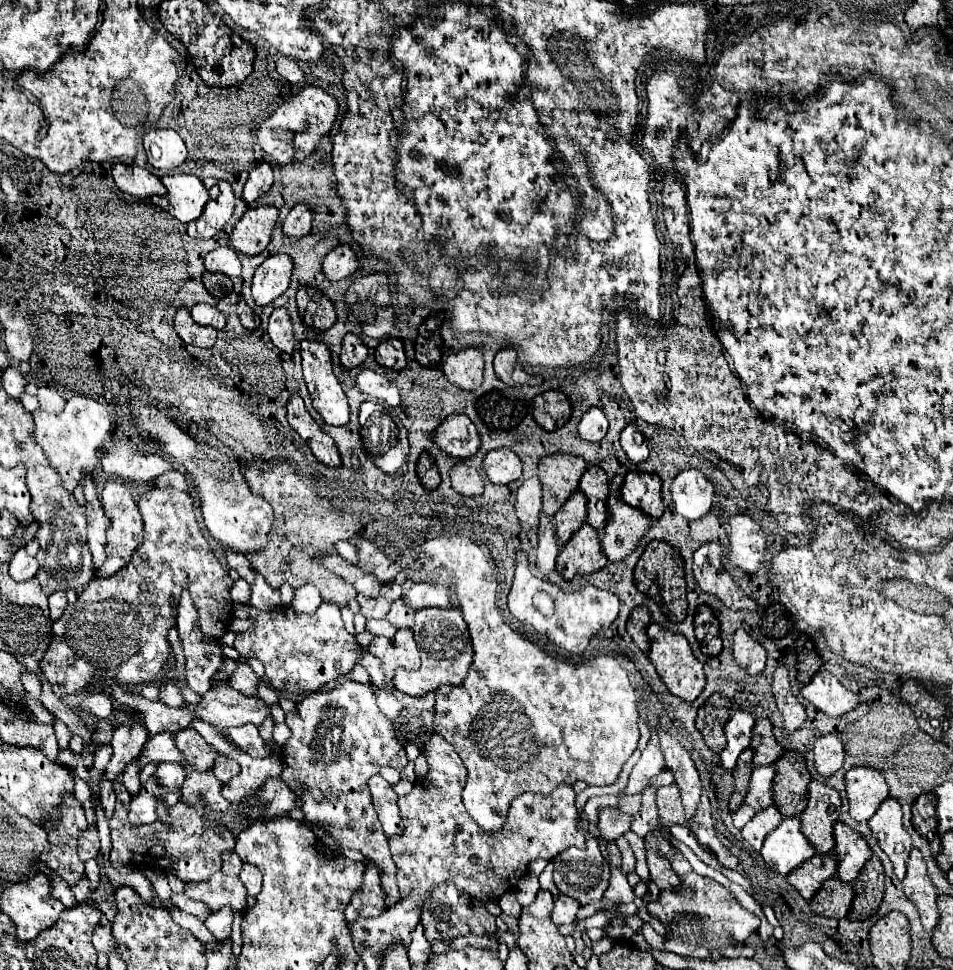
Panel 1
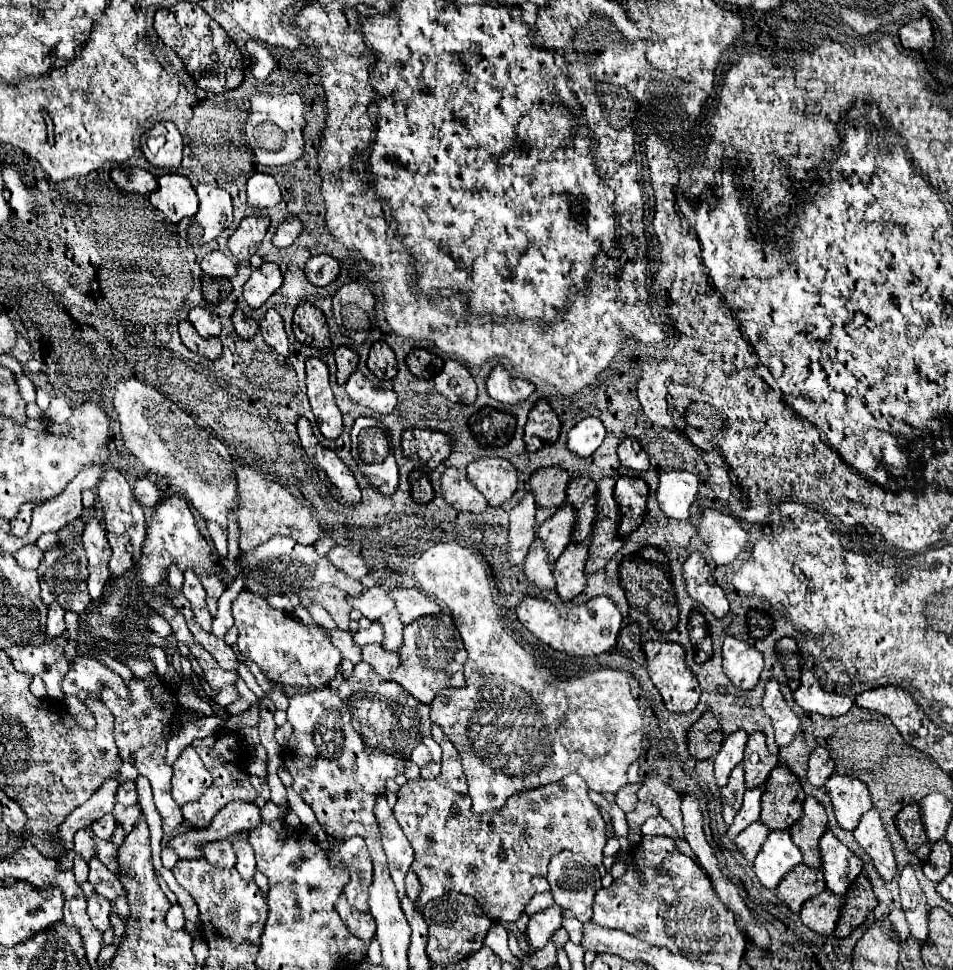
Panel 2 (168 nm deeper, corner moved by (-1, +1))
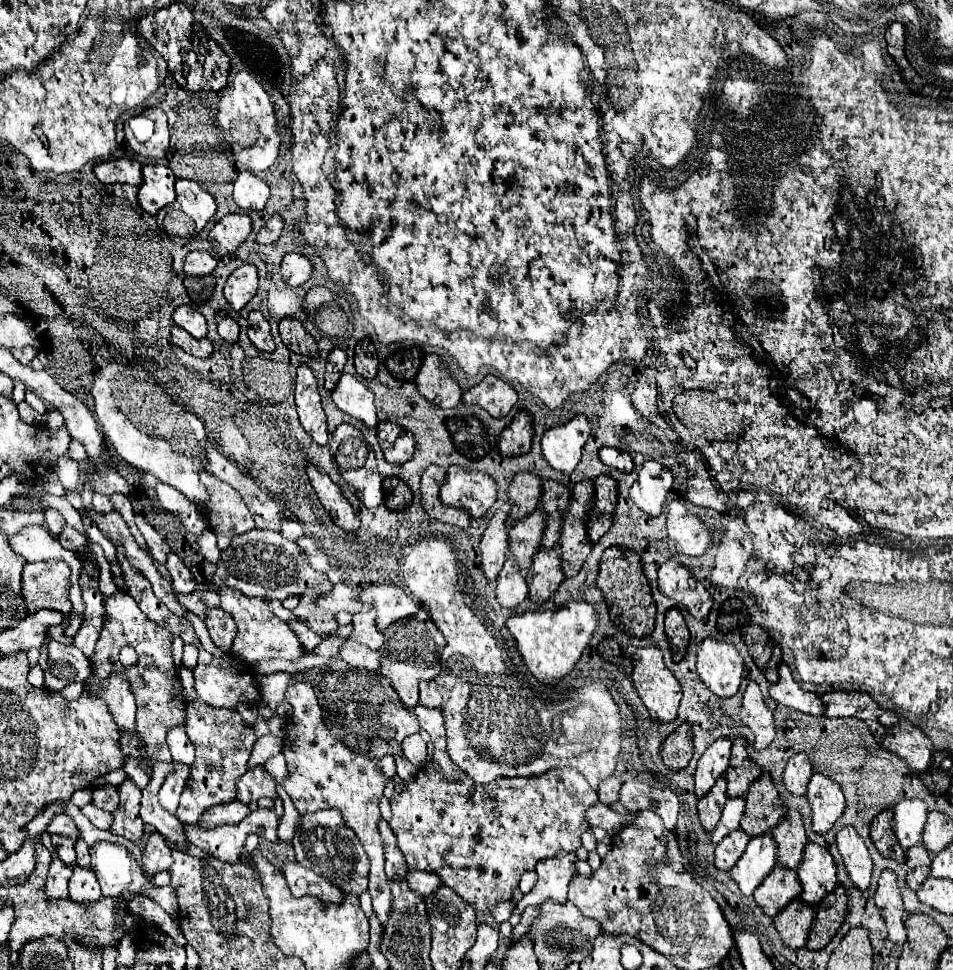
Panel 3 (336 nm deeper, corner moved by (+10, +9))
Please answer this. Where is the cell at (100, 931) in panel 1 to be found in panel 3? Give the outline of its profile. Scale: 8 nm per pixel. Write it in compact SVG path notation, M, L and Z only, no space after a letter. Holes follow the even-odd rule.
M75 866L75 872L69 880L69 896L77 902L93 902L101 898L101 888L91 868Z

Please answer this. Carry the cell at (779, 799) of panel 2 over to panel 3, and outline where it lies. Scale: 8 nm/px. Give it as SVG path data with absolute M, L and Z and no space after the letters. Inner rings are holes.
M765 772L759 780L751 782L749 792L745 794L745 812L741 818L741 828L749 836L767 834L777 822L785 816L787 808L781 804L779 794L771 776Z

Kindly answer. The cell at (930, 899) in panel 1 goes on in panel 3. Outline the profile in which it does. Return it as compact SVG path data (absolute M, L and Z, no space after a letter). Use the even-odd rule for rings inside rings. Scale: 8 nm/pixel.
M883 870L877 882L875 906L879 908L883 922L889 932L889 940L893 944L905 942L905 926L903 926L903 900L897 888L897 876L893 870Z

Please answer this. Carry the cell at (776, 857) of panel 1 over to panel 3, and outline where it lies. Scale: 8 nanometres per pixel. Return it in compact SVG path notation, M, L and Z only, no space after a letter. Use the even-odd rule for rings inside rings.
M771 834L751 838L747 850L739 858L739 862L729 870L729 876L739 886L743 896L751 896L753 890L765 880L765 876L777 864L777 846L773 844Z

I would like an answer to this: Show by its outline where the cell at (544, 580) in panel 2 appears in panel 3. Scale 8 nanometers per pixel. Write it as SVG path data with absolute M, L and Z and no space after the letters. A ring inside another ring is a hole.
M507 560L503 570L499 572L495 594L497 594L497 602L503 608L515 608L527 598L529 590L525 584L525 572L521 572L517 564L513 564L513 560Z

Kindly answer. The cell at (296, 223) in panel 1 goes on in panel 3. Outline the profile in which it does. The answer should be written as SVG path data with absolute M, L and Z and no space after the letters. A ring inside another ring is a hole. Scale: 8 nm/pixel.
M275 214L275 216L271 216L271 218L267 220L267 224L259 230L257 242L259 242L259 244L273 244L273 242L279 240L281 230L283 230L283 218Z

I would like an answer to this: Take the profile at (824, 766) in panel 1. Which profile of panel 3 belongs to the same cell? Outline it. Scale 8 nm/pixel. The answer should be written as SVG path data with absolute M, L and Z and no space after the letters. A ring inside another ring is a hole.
M793 754L789 758L787 768L783 770L783 784L791 796L803 796L805 784L809 782L809 776L813 774L813 768L807 760L807 754Z

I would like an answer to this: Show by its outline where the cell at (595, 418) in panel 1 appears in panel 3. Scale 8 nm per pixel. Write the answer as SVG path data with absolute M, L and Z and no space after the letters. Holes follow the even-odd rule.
M575 416L565 426L547 430L541 438L543 458L551 468L569 476L581 460L581 450L589 438L589 432L591 426L585 416Z

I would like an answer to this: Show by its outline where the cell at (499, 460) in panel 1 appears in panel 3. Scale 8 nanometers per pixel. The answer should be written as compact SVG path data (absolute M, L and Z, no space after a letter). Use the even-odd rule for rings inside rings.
M449 466L439 498L445 506L467 510L471 518L481 518L495 502L497 484L485 472L469 472L465 468Z

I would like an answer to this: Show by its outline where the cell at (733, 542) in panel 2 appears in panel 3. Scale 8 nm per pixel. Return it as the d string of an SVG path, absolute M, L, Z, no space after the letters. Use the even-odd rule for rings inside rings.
M673 500L667 510L667 536L677 546L677 552L701 556L711 546L711 532L681 500Z

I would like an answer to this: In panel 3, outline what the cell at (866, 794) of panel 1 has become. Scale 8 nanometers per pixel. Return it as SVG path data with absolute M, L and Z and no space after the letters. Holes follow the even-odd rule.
M813 774L807 784L805 796L813 812L815 834L829 832L845 810L845 798L839 784L823 774Z

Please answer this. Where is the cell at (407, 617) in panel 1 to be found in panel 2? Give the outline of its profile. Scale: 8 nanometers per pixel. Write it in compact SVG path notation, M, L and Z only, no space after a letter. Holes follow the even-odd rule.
M390 610L386 616L380 618L382 626L384 626L384 632L386 632L386 638L384 638L384 648L388 650L396 650L400 648L402 644L402 632L404 632L404 624L400 622L400 614L398 610Z

